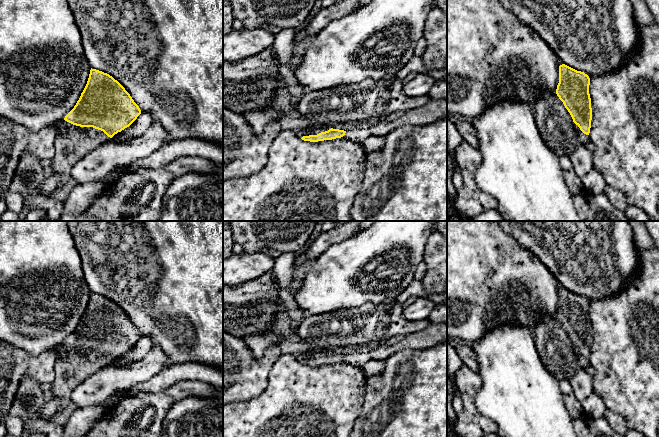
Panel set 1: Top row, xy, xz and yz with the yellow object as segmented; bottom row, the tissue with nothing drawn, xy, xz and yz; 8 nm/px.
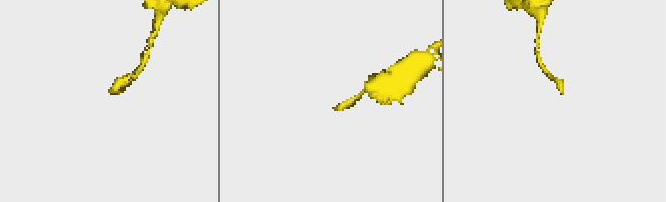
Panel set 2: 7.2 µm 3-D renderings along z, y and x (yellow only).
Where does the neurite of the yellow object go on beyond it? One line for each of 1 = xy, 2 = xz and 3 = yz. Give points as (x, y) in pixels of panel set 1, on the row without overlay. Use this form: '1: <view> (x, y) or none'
1: xy (77, 366)
2: xz (294, 345)
3: yz (583, 362)

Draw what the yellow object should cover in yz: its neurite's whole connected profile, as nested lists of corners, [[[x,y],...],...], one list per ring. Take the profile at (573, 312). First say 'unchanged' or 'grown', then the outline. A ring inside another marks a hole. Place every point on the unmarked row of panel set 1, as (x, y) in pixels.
grown; [[[565,288],[559,290],[559,307],[556,318],[570,337],[579,366],[588,366],[592,344],[590,302]]]

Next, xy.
grown; [[[90,294],[87,308],[74,332],[65,340],[65,358],[57,358],[54,367],[55,377],[52,382],[52,397],[60,400],[60,412],[69,402],[72,391],[96,373],[108,366],[115,358],[129,351],[141,338],[139,330],[134,326],[125,312],[112,300],[102,295]]]

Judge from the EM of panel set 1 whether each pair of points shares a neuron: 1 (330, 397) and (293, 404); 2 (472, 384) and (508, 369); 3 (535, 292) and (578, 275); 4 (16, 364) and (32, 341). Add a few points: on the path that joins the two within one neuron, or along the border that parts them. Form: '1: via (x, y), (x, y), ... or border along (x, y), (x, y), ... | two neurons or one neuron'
1: via (321, 403), (302, 404) | one neuron
2: border along (477, 372), (480, 387), (475, 396), (475, 403) | two neurons
3: border along (544, 265), (563, 287) | two neurons
4: border along (10, 343), (31, 355), (38, 355), (48, 350) | two neurons

